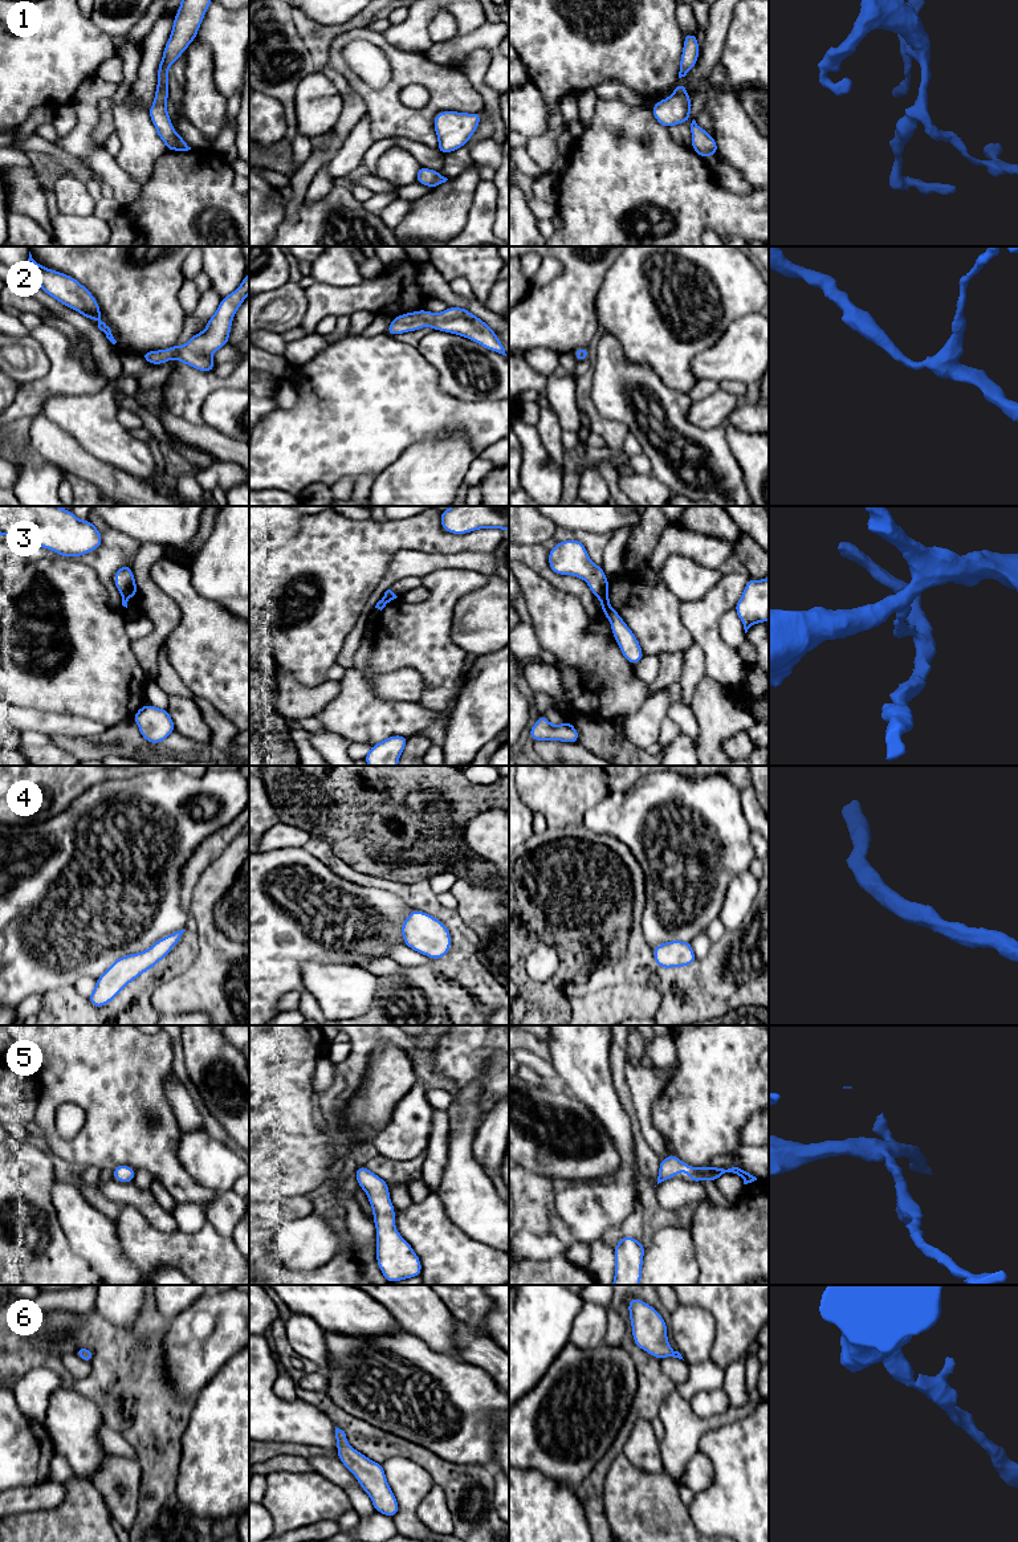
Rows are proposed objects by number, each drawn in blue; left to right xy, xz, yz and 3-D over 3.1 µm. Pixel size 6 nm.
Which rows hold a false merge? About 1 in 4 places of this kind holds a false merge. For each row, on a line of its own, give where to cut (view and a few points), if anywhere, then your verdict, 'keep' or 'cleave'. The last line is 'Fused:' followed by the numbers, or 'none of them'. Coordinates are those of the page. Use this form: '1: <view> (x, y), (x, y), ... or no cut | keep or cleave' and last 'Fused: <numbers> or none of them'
1: no cut | keep
2: no cut | keep
3: yz (607, 591), (598, 596) | cleave
4: no cut | keep
5: no cut | keep
6: no cut | keep
Fused: 3

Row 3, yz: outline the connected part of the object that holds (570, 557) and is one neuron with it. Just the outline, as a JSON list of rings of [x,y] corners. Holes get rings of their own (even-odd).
[[[567,539],[549,550],[549,567],[554,574],[583,579],[595,597],[608,592],[610,583],[603,567],[591,562],[585,544],[579,540]]]

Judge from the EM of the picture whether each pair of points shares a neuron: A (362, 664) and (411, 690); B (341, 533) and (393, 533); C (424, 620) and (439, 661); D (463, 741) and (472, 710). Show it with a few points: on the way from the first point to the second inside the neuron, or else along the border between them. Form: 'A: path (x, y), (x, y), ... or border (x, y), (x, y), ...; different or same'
A: path (374, 676), (387, 685), (399, 685); same
B: path (354, 539), (379, 539); same
C: path (424, 631), (424, 645), (430, 651); same
D: path (467, 733), (472, 718); same

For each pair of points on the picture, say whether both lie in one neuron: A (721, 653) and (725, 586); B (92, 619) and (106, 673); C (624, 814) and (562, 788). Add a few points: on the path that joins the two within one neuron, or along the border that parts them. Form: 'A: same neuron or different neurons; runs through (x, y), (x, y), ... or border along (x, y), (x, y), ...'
A: same neuron; runs through (711, 636), (711, 607), (715, 603)
B: same neuron; runs through (92, 632), (93, 660)
C: different neurons; border along (626, 790), (606, 794), (585, 812), (581, 823)

